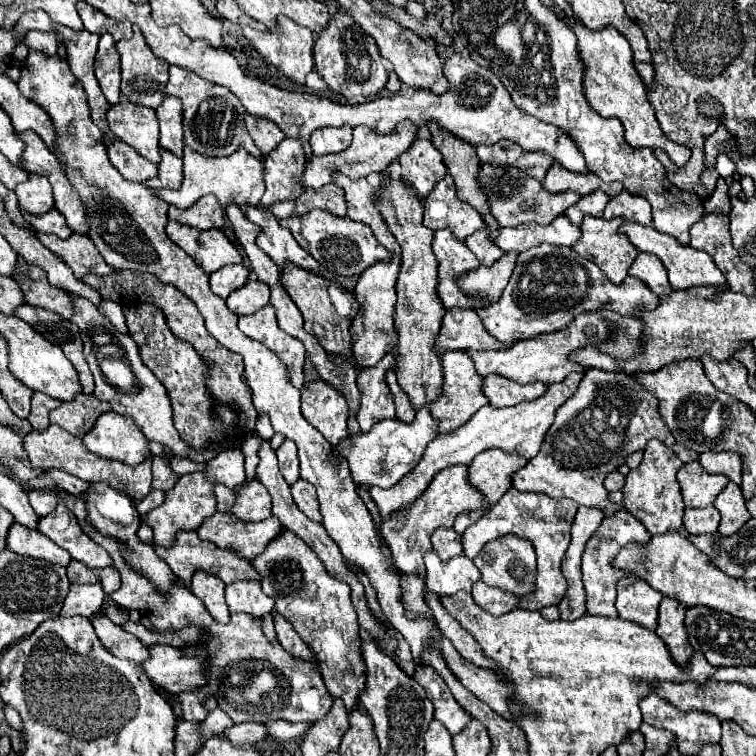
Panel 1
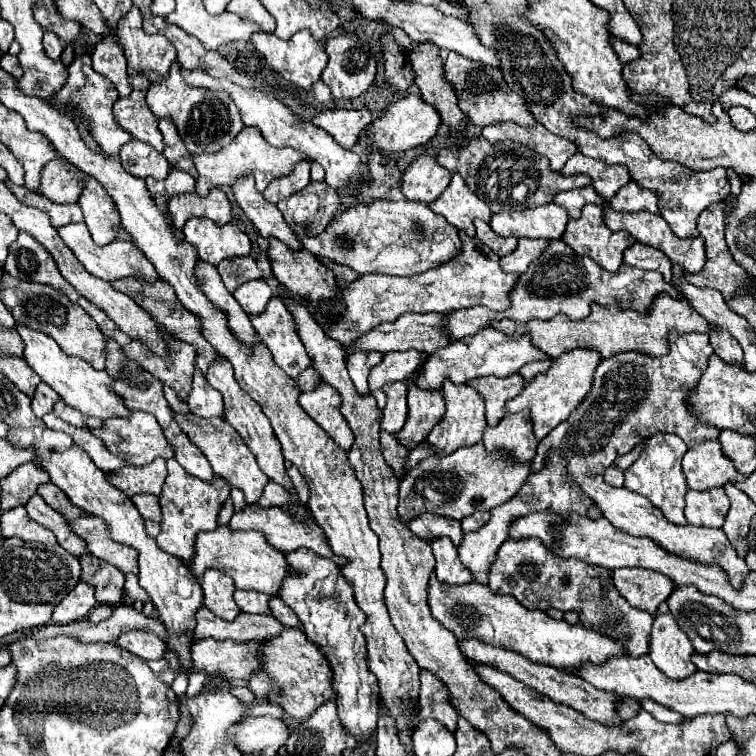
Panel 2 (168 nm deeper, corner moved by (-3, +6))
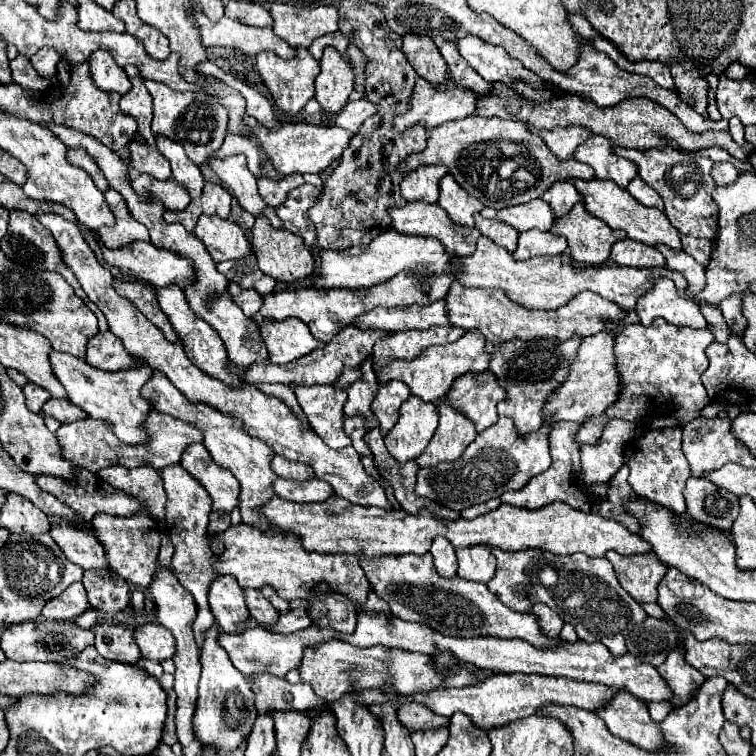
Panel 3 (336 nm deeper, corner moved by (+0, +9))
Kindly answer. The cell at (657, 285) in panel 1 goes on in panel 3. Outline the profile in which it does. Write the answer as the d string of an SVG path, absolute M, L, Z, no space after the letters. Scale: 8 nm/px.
M625 238L625 240L619 240L613 244L611 260L615 260L621 266L633 266L633 268L665 266L665 258L657 248L635 242L631 238Z

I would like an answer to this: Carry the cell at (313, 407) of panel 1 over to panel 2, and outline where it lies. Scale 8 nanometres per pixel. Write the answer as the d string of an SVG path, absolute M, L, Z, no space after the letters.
M322 381L312 391L304 391L300 395L300 405L334 439L336 445L340 445L344 451L352 447L354 433L340 413L342 397L336 389Z

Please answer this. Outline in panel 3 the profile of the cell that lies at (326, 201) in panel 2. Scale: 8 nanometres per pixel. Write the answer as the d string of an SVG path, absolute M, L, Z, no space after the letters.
M303 184L291 190L287 200L277 208L277 216L281 218L283 228L293 234L299 234L307 246L315 244L315 226L313 222L309 222L307 212L317 200L317 194L321 194L321 190L311 184Z

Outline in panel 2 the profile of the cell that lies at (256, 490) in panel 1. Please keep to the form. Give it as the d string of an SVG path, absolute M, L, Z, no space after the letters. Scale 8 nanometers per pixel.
M266 483L262 497L258 499L260 507L274 507L274 505L286 505L288 503L288 493L284 491L282 485L278 483Z

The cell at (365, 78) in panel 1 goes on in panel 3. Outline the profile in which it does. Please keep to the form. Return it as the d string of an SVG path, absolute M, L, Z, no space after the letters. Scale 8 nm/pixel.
M327 48L321 58L321 74L315 80L315 100L325 114L337 114L353 92L353 68L339 52Z

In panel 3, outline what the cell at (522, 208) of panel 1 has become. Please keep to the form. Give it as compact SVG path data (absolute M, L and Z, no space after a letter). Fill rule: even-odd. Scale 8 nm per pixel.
M471 114L463 120L445 122L431 130L431 138L427 140L427 148L417 154L409 154L409 158L397 164L397 170L403 174L415 170L419 164L443 164L447 166L449 174L457 180L467 194L479 198L485 206L491 208L507 208L515 204L525 204L533 198L541 198L541 194L551 186L555 180L567 180L571 176L581 180L593 180L593 168L577 162L575 158L559 160L545 144L545 140L537 138L523 122L503 120L503 118L481 118ZM509 144L525 146L527 150L519 156L505 156L503 148ZM527 170L527 172L523 172Z

